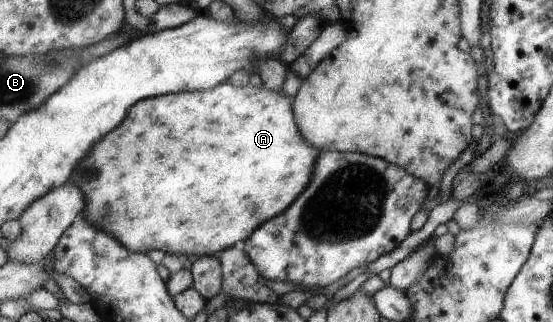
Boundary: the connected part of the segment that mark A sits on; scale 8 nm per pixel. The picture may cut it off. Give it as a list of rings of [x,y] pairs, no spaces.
[[[228,81],[224,82],[224,85],[218,85],[212,91],[186,91],[140,100],[137,104],[132,105],[132,109],[128,111],[128,117],[122,121],[122,125],[118,125],[112,133],[104,135],[92,147],[88,157],[84,157],[80,161],[80,165],[76,165],[76,169],[69,177],[69,181],[78,185],[86,197],[86,211],[83,211],[83,215],[86,215],[88,221],[92,225],[96,225],[99,230],[106,231],[106,233],[110,231],[110,235],[130,251],[143,254],[160,249],[165,254],[176,254],[183,258],[197,255],[199,258],[219,255],[225,249],[231,248],[239,242],[245,242],[262,223],[266,223],[274,215],[282,213],[296,201],[296,198],[310,183],[313,167],[317,157],[322,153],[304,139],[293,112],[293,103],[290,104],[286,97],[282,92],[269,90],[264,84],[260,88],[251,84],[234,87],[234,84]]]

